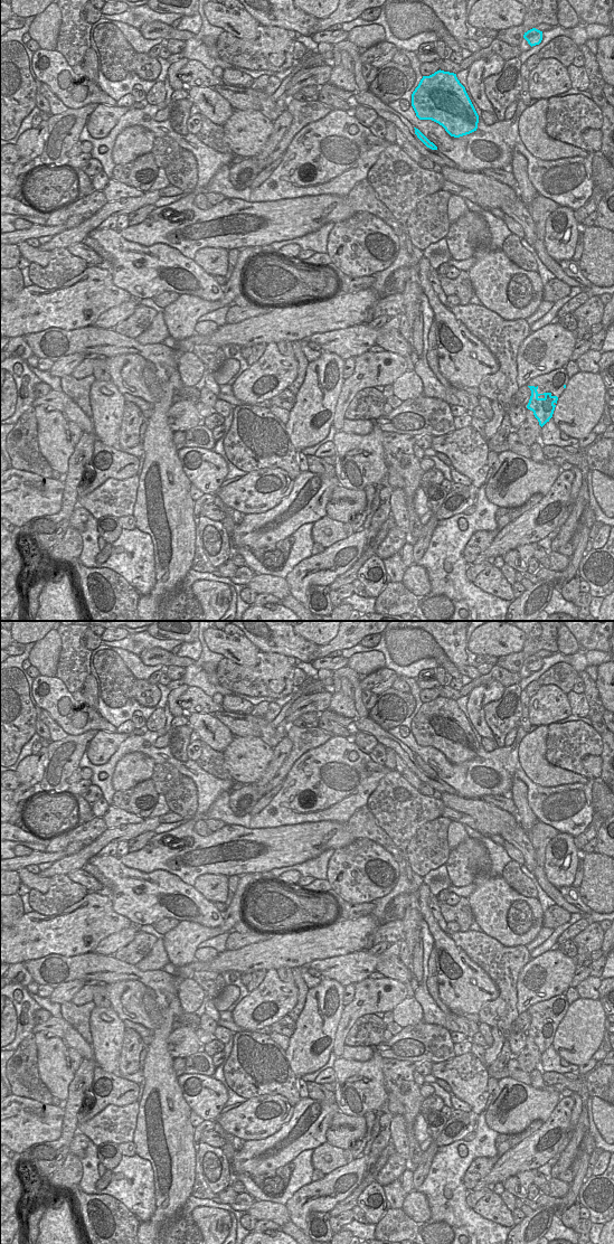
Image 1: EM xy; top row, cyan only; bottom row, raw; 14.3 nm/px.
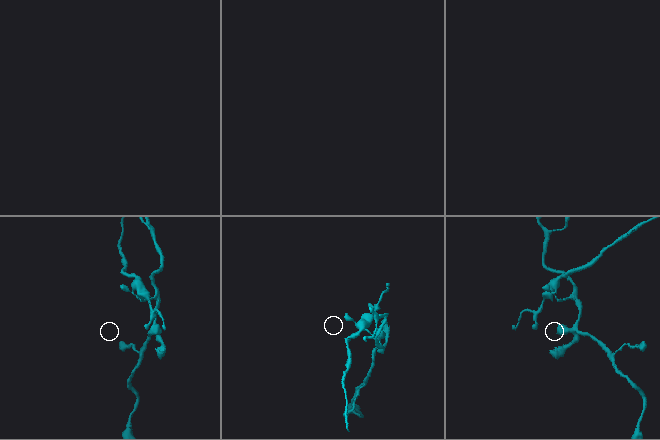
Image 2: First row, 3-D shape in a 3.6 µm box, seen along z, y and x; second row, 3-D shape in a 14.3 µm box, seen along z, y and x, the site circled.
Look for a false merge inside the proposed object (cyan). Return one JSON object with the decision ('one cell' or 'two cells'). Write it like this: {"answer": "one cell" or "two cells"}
{"answer": "two cells"}

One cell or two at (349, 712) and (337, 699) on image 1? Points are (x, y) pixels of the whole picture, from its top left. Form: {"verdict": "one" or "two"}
{"verdict": "one"}

